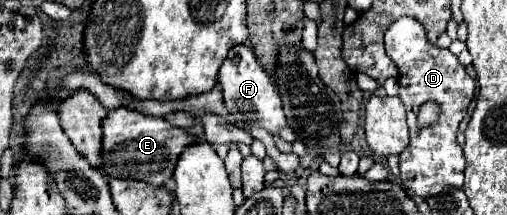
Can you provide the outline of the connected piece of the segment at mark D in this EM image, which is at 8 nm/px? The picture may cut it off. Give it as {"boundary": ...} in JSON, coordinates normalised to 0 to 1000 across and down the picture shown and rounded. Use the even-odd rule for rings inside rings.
{"boundary":[[[791,79],[763,135],[759,237],[787,312],[787,451],[803,498],[803,572],[811,619],[807,684],[787,721],[791,842],[799,879],[834,926],[866,907],[878,870],[909,879],[917,730],[909,674],[901,665],[901,600],[921,535],[925,479],[937,451],[937,377],[921,349],[917,312],[886,228],[850,209],[826,98],[811,79]],[[842,470],[862,479],[870,526],[854,581],[826,591],[822,526]]]}

